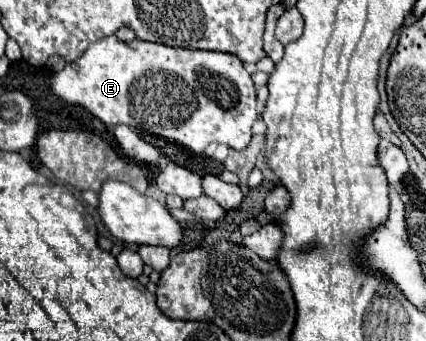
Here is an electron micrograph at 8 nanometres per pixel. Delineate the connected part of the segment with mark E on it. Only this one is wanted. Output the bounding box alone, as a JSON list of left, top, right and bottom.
[49,35,257,153]

